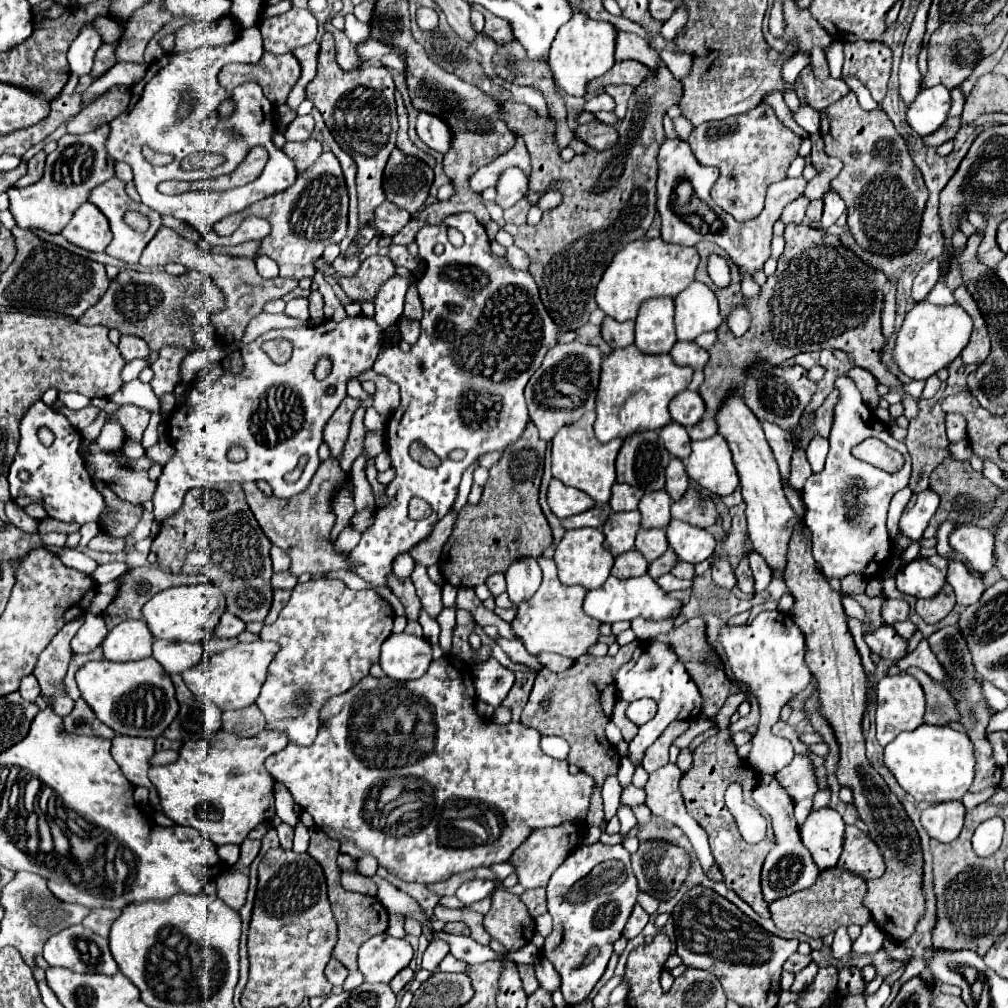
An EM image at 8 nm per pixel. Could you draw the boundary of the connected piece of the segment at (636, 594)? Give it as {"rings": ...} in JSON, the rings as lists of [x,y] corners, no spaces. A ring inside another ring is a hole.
{"rings":[[[648,574],[640,578],[628,578],[620,580],[616,576],[610,576],[600,588],[590,590],[584,600],[584,612],[600,622],[614,624],[618,620],[634,620],[634,618],[644,618],[644,620],[664,620],[664,618],[678,618],[682,612],[682,600],[670,598],[654,578]]]}

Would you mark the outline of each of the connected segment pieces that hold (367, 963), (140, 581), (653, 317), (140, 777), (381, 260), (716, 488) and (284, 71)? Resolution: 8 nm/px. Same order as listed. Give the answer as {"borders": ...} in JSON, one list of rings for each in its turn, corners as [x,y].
{"borders":[[[[382,932],[366,940],[358,950],[358,970],[368,982],[390,982],[412,960],[412,946],[406,940]]],[[[142,566],[142,568],[130,568],[118,588],[116,598],[112,604],[102,612],[102,618],[112,630],[126,618],[142,618],[142,606],[156,596],[158,592],[172,588],[172,586],[182,586],[182,584],[200,584],[208,582],[202,576],[186,576],[186,574],[166,574],[158,568]]],[[[654,298],[652,302],[644,302],[636,318],[636,342],[634,344],[638,344],[638,350],[644,354],[668,354],[676,342],[678,338],[676,338],[676,328],[674,328],[674,300]]],[[[114,736],[112,738],[112,758],[122,768],[124,776],[136,786],[142,784],[149,790],[149,804],[156,811],[162,811],[160,800],[152,784],[146,778],[150,758],[156,754],[152,738],[132,738],[132,736]]],[[[368,256],[358,274],[352,278],[340,278],[332,266],[322,266],[322,260],[314,262],[324,274],[332,274],[338,278],[340,286],[344,288],[346,296],[352,302],[374,302],[378,288],[394,276],[394,264],[386,256]]],[[[720,434],[708,440],[692,442],[692,454],[688,458],[686,472],[694,482],[716,496],[732,494],[738,488],[732,452]]],[[[264,52],[258,64],[228,64],[220,70],[218,80],[226,90],[234,90],[236,84],[256,82],[262,86],[264,96],[274,104],[282,106],[288,100],[290,90],[300,78],[300,64],[296,56],[282,54],[274,56]]]]}

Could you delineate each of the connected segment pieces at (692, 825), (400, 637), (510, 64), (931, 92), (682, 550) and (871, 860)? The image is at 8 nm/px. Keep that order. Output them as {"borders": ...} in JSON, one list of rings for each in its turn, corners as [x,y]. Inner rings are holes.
{"borders":[[[[668,764],[666,768],[652,772],[650,778],[652,780],[648,780],[648,784],[644,786],[644,790],[648,794],[648,798],[646,798],[648,808],[652,810],[654,816],[660,814],[660,818],[664,818],[666,822],[672,822],[684,830],[684,834],[692,842],[696,858],[700,860],[700,864],[706,872],[714,864],[714,858],[710,854],[706,832],[686,814],[682,794],[678,788],[678,782],[682,778],[680,768],[676,764]]],[[[390,634],[382,644],[380,666],[386,676],[408,682],[422,678],[432,662],[432,646],[426,638],[412,634]]],[[[520,42],[502,44],[498,52],[494,54],[494,66],[496,66],[496,72],[508,82],[514,82],[520,86],[532,86],[544,92],[548,108],[550,108],[550,116],[556,118],[556,124],[558,124],[558,130],[556,130],[558,146],[560,150],[568,146],[570,140],[574,138],[574,132],[566,126],[566,108],[562,98],[556,94],[556,84],[554,84],[550,68],[528,60]]],[[[944,86],[922,88],[916,102],[912,102],[912,106],[908,106],[906,122],[920,136],[928,136],[946,122],[950,104],[952,104],[952,98],[950,98],[948,88],[944,88]]],[[[672,520],[666,528],[666,538],[670,548],[676,552],[678,560],[698,564],[714,554],[716,540],[708,530],[686,524],[682,520]]],[[[846,826],[842,854],[838,860],[840,868],[848,868],[850,872],[868,878],[878,878],[884,874],[886,864],[880,854],[880,848],[868,834],[858,830],[856,826]]]]}

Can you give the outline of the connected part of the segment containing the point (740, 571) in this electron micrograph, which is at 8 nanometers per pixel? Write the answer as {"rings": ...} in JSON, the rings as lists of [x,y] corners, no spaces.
{"rings":[[[746,552],[746,556],[740,560],[740,564],[736,566],[736,578],[738,578],[738,582],[740,582],[740,590],[742,592],[748,592],[748,594],[752,594],[754,590],[752,590],[752,582],[754,582],[754,578],[752,578],[752,570],[750,570],[750,564],[748,564],[748,552]]]}

